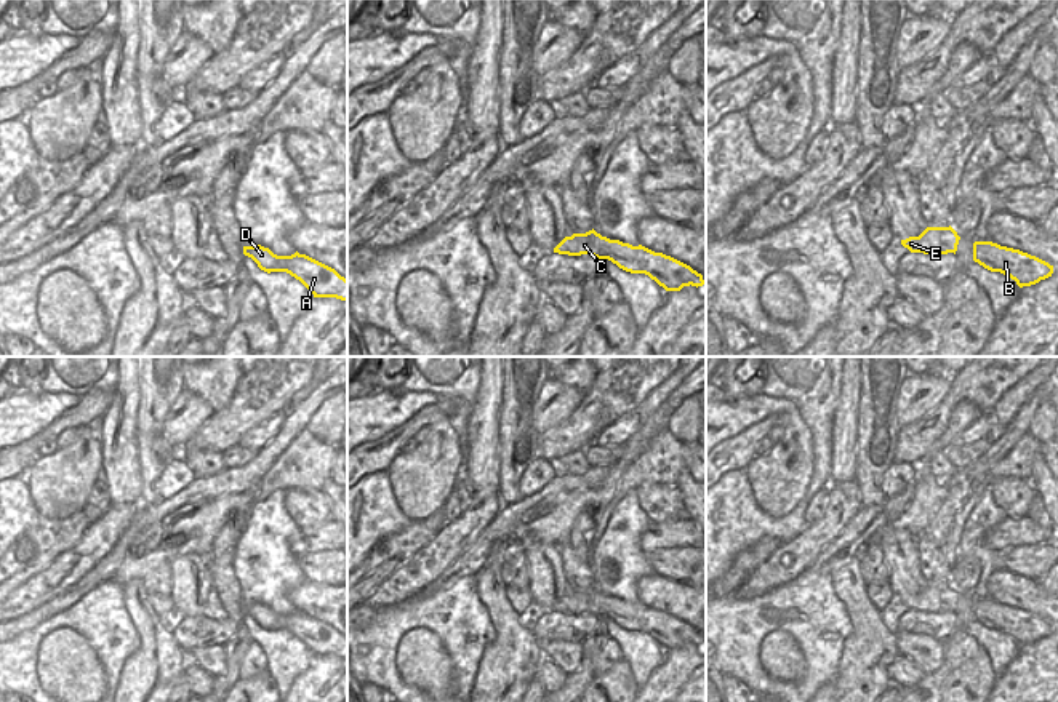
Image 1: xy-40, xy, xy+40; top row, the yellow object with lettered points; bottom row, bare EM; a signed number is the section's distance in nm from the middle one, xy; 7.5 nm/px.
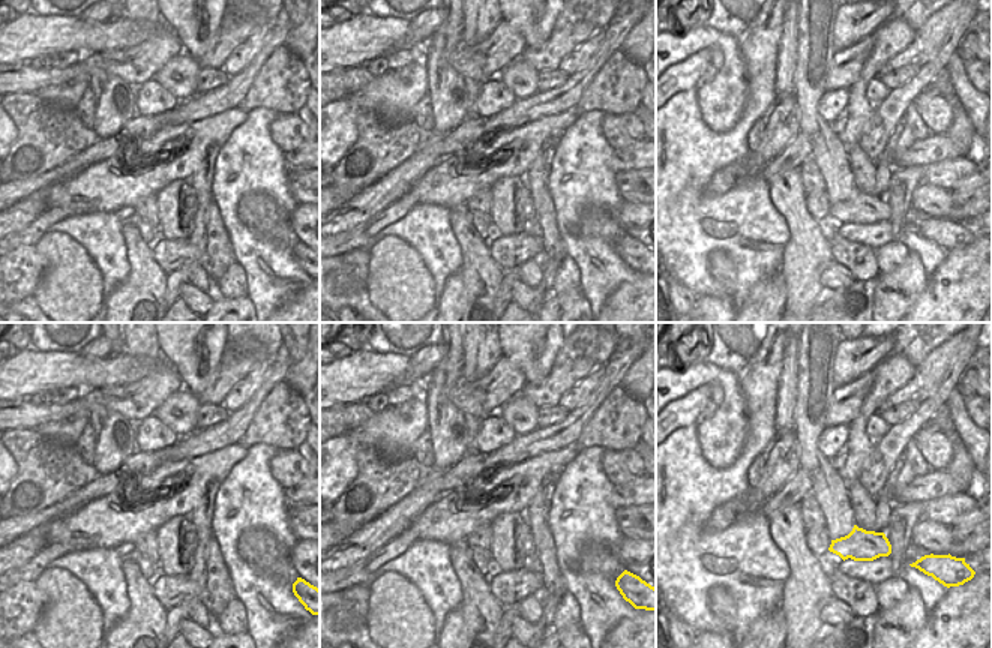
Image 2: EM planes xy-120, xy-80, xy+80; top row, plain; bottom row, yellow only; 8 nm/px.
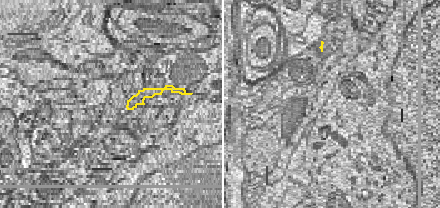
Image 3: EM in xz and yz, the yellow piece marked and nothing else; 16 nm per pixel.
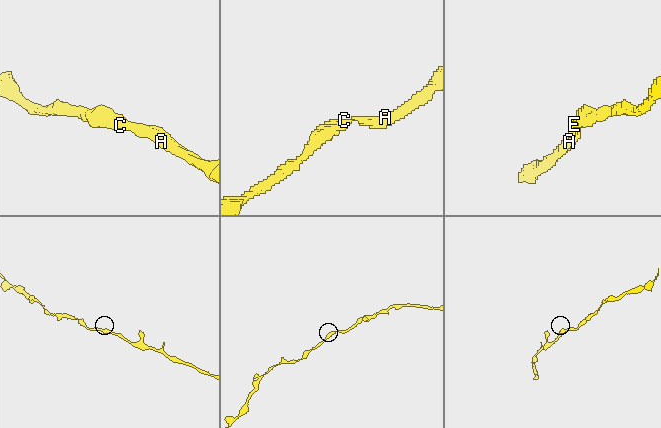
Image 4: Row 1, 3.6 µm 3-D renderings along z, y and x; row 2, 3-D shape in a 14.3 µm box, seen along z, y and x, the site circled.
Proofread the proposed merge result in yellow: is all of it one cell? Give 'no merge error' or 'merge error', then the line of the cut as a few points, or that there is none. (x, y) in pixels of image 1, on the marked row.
no merge error | no cut

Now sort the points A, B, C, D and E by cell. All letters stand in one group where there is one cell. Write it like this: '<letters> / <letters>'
A B C D E

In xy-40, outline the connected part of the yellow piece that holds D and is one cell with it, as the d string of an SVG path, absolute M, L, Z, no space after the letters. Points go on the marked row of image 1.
M261 245L243 246L243 254L251 257L267 273L287 272L299 280L314 297L336 297L347 301L347 280L335 269L298 251L291 256L277 256Z

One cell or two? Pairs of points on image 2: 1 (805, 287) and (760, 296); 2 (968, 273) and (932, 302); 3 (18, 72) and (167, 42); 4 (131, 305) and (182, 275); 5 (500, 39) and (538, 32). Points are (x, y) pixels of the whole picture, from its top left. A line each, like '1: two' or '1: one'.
1: two
2: one
3: one
4: two
5: two

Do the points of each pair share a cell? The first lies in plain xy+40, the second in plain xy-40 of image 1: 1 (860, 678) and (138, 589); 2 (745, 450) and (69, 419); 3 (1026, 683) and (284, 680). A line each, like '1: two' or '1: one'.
1: one
2: one
3: two

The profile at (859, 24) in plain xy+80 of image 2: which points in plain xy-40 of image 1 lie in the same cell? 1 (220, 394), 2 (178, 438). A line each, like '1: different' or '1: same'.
1: different
2: same

